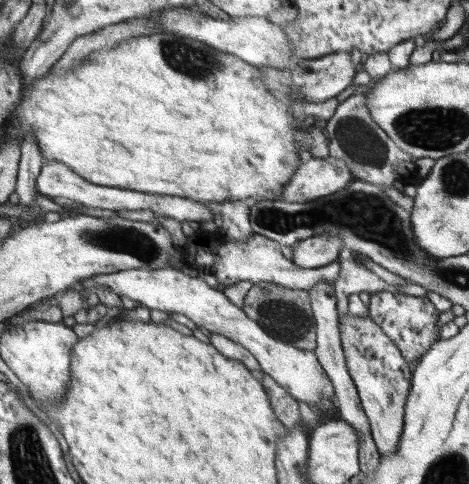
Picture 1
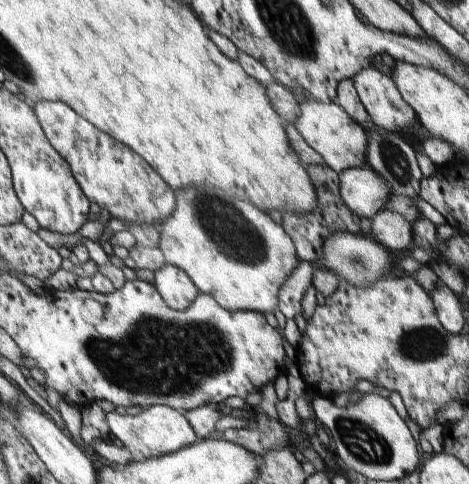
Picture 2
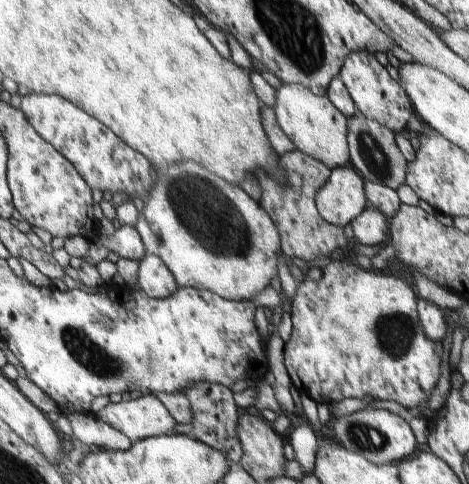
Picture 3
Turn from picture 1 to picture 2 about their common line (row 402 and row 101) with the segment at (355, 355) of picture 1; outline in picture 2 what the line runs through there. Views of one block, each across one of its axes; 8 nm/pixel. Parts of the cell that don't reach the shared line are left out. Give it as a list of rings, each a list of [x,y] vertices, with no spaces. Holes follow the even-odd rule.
[[[365,68],[351,80],[369,120],[373,120],[377,128],[385,128],[391,134],[403,134],[409,126],[417,124],[415,110],[405,102],[393,78]]]

